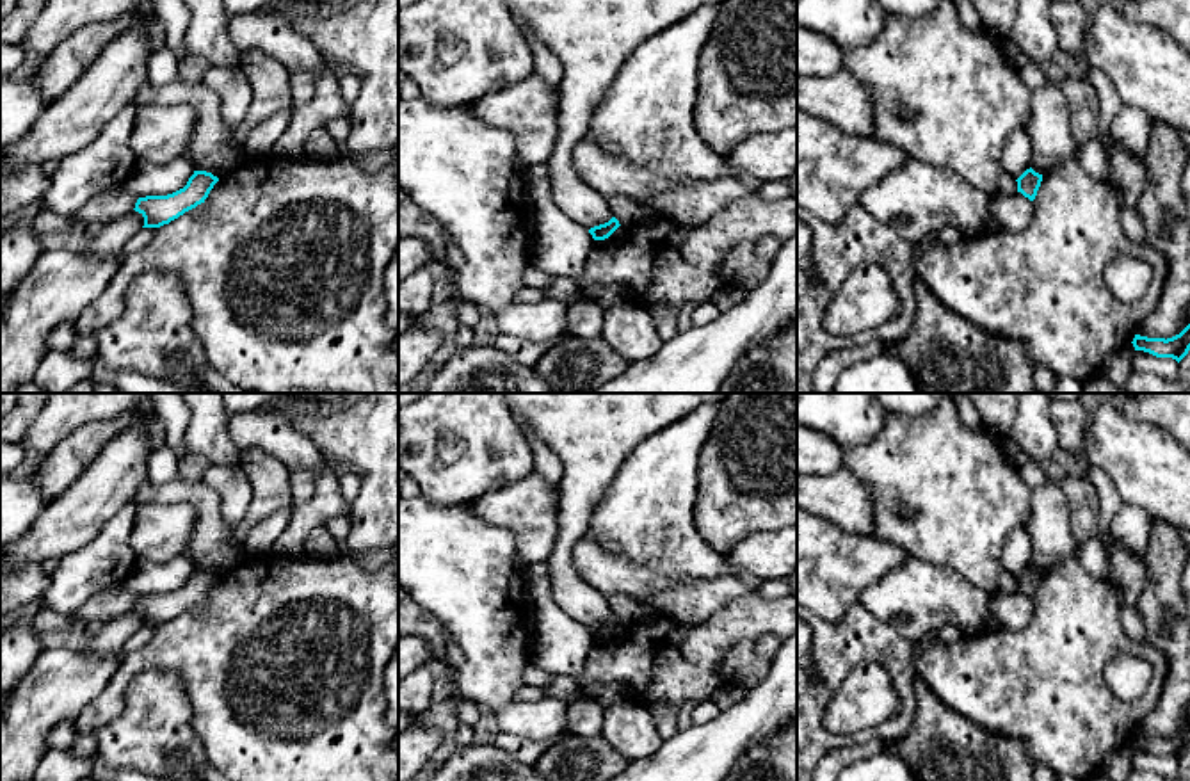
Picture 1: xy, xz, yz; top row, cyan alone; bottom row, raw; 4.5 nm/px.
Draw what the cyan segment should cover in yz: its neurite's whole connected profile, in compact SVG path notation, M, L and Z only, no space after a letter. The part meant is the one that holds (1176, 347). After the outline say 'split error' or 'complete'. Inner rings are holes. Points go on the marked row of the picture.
M1190 324L1172 338L1165 340L1135 334L1131 343L1135 350L1144 350L1156 358L1172 358L1179 363L1190 350Z | complete

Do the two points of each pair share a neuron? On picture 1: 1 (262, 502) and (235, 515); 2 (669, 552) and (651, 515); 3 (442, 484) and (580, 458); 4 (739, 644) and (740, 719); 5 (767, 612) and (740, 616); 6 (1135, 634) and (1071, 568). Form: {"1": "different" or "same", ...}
{"1": "different", "2": "same", "3": "different", "4": "different", "5": "same", "6": "different"}

